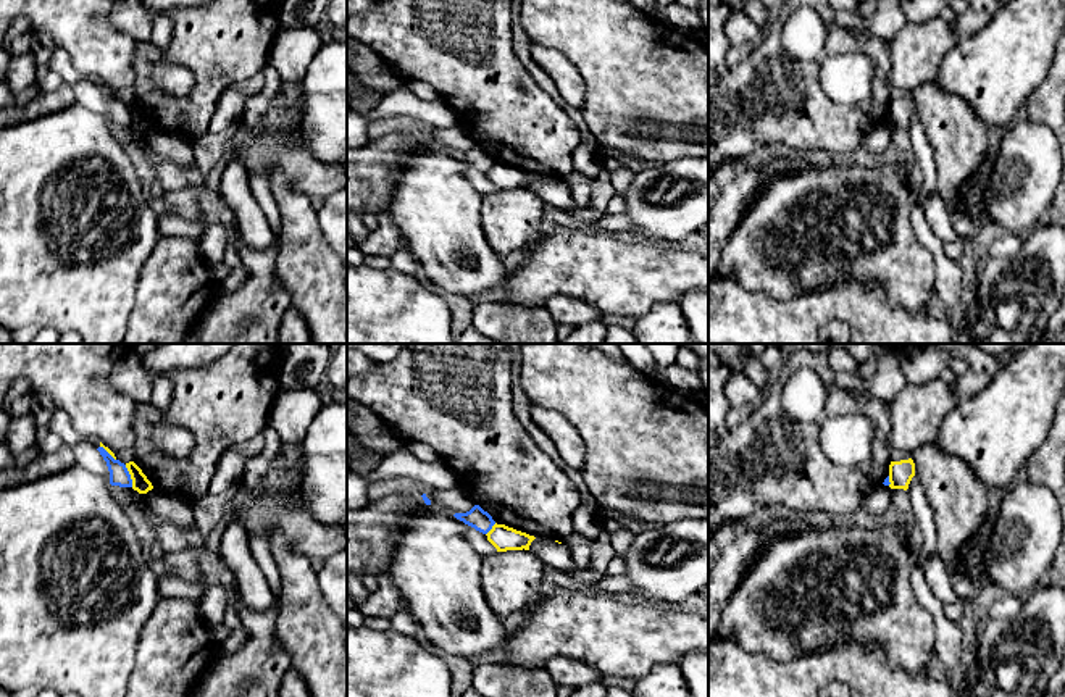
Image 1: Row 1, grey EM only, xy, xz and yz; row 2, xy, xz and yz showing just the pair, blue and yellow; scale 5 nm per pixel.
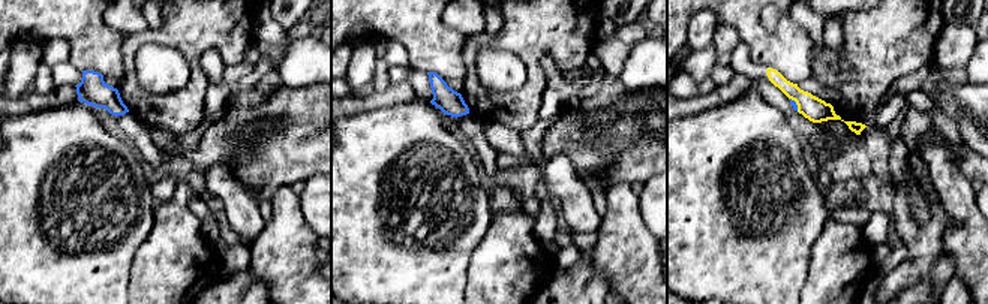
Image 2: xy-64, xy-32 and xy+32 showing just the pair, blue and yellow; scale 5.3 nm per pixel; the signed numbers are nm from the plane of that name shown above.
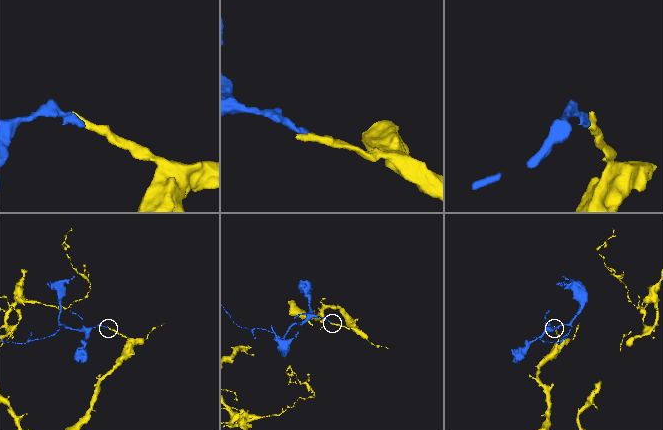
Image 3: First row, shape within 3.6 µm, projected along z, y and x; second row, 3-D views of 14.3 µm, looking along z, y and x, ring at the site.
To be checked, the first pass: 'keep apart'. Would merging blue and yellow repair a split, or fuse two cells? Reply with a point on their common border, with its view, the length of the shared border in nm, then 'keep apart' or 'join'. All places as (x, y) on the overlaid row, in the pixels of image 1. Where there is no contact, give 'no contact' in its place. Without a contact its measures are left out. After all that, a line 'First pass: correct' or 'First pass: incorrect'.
xy (129, 476) | 120 nm | keep apart
First pass: correct

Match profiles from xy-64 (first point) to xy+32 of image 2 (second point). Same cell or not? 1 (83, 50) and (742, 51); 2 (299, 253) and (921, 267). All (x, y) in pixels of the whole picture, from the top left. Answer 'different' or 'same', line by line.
1: different
2: different

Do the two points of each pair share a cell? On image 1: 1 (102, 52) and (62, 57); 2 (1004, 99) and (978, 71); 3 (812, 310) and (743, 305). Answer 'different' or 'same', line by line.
1: different
2: same
3: same

